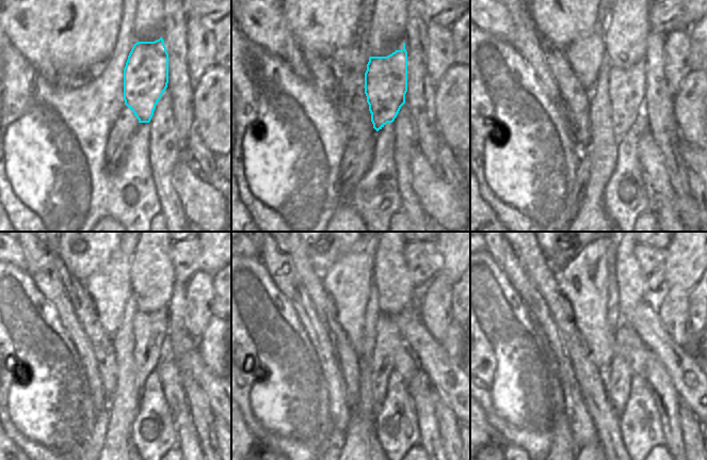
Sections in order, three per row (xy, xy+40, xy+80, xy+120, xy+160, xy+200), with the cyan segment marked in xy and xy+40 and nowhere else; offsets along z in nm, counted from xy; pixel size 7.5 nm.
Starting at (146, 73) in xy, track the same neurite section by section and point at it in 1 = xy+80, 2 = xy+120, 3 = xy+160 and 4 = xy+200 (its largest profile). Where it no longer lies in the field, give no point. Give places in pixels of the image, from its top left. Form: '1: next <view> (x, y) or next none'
1: next xy+80 (626, 88)
2: next xy+120 (149, 329)
3: next xy+160 (388, 339)
4: next xy+200 (616, 379)

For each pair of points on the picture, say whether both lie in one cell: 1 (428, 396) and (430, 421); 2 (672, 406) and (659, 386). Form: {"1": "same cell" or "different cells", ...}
{"1": "same cell", "2": "same cell"}

